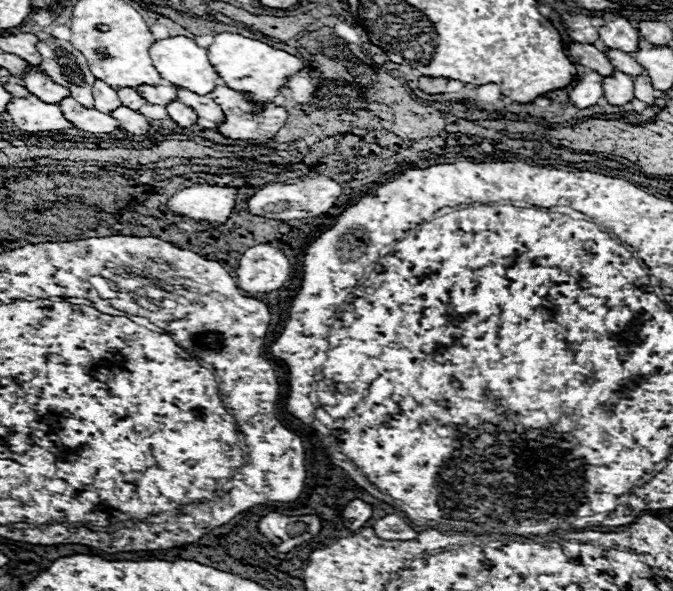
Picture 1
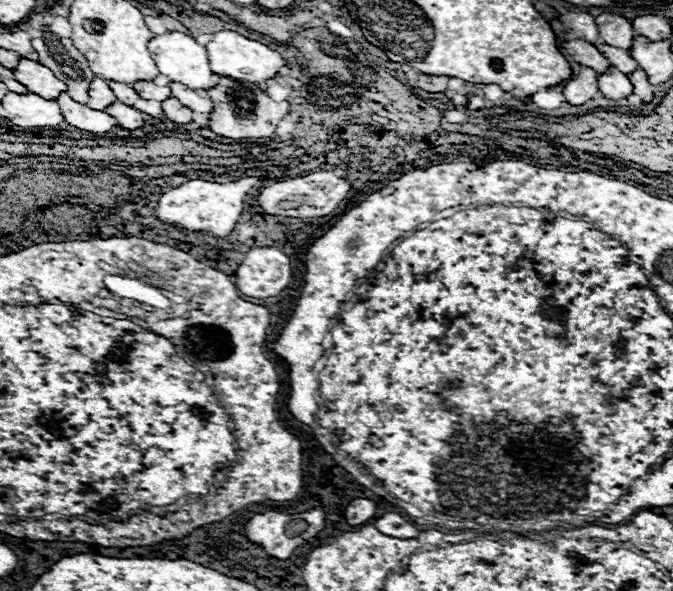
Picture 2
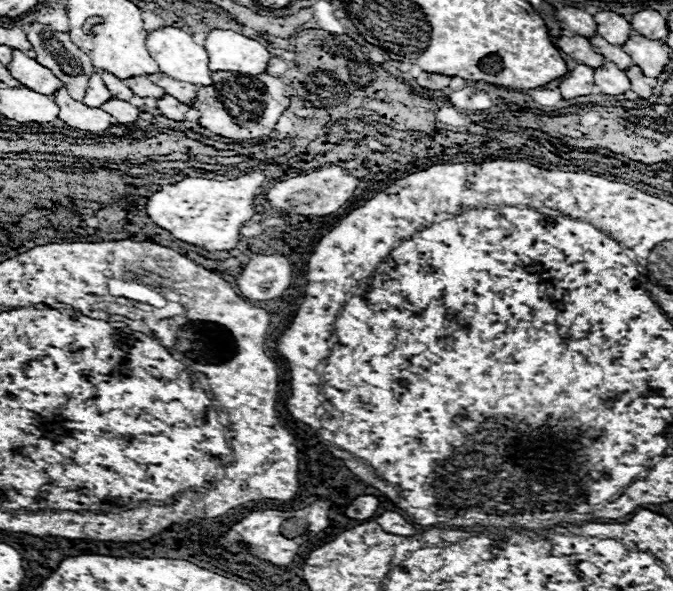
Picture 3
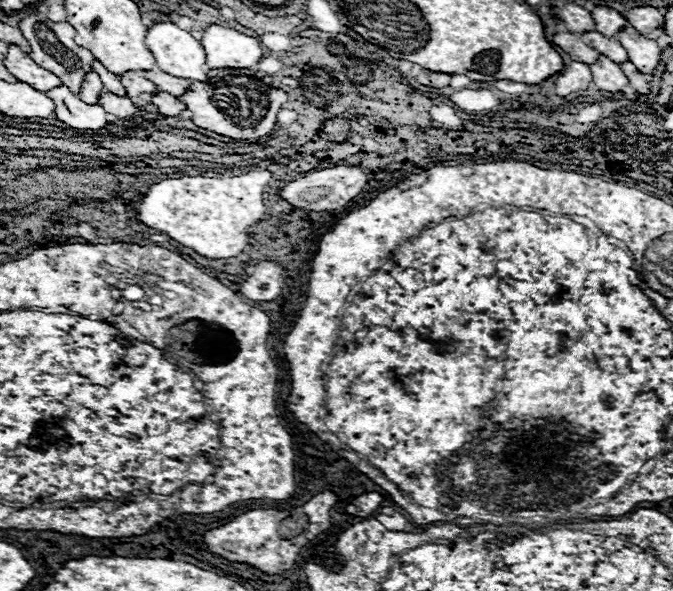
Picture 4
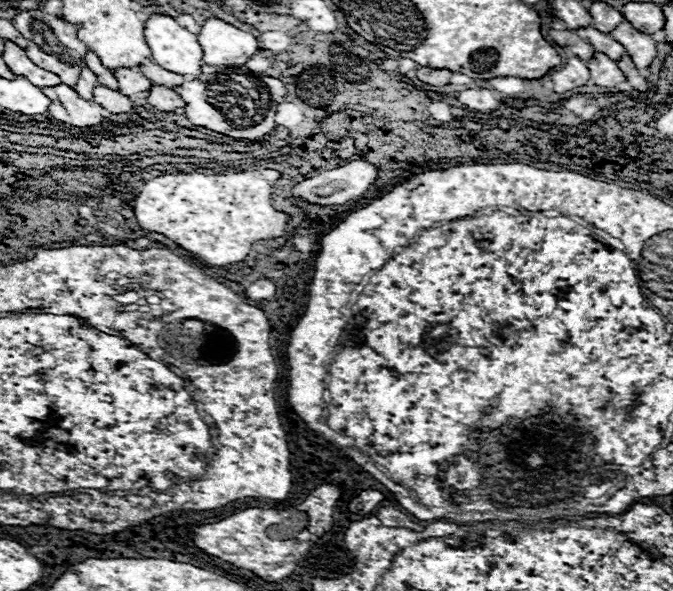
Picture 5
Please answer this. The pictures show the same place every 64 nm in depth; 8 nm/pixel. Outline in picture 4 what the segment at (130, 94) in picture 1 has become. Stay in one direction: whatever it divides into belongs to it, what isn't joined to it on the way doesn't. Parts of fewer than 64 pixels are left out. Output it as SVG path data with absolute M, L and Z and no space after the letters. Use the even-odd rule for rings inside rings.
M92 62L92 70L102 78L102 84L106 86L106 90L108 92L112 92L112 94L118 94L118 96L126 96L126 88L122 86L122 82L120 82L120 76L116 76L116 74L112 74L110 70L106 70L100 62Z

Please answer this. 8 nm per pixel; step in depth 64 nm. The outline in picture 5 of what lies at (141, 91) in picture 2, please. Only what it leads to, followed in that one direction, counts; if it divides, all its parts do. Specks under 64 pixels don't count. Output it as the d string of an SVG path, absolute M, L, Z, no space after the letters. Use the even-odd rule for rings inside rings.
M122 68L122 70L112 70L112 72L118 78L120 92L126 94L128 98L140 92L148 92L152 88L152 82L144 74L140 74L136 68Z

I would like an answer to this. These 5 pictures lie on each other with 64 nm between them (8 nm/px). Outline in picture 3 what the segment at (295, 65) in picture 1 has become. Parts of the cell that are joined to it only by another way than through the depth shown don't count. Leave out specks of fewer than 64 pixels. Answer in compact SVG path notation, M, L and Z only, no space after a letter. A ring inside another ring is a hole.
M212 30L204 46L212 72L228 70L254 78L266 72L266 66L272 58L266 46L232 30Z

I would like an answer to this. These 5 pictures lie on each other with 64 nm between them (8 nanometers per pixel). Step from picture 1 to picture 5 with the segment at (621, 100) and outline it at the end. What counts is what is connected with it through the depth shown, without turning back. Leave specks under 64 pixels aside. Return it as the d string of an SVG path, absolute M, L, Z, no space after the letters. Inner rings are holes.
M596 52L594 58L586 62L586 66L588 66L590 74L592 74L592 84L596 84L596 86L610 88L610 86L616 86L616 84L626 80L626 76L618 68L618 64L614 60L610 60L602 52Z

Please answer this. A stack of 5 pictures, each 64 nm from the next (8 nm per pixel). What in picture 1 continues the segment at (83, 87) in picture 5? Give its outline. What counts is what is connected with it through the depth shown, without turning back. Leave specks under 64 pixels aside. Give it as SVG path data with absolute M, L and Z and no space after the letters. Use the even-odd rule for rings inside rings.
M94 82L94 108L102 110L104 114L110 114L110 110L116 110L118 106L122 106L116 90L112 86L106 86L104 82Z

